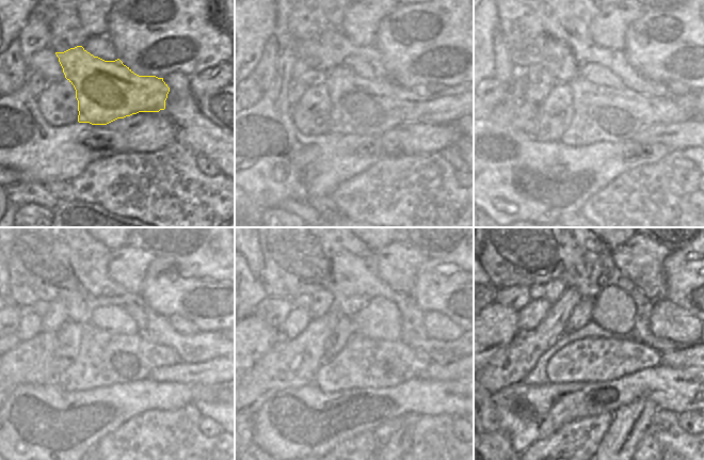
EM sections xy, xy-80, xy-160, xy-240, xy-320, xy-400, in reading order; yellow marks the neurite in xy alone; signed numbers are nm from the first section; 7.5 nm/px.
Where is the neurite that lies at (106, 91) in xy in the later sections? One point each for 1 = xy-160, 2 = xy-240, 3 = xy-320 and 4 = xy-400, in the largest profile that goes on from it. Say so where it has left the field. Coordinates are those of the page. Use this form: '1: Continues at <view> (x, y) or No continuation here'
1: Continues at xy-160 (622, 69)
2: Continues at xy-240 (117, 346)
3: Continues at xy-320 (350, 360)
4: Continues at xy-400 (592, 361).

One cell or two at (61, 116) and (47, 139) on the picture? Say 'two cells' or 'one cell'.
two cells

